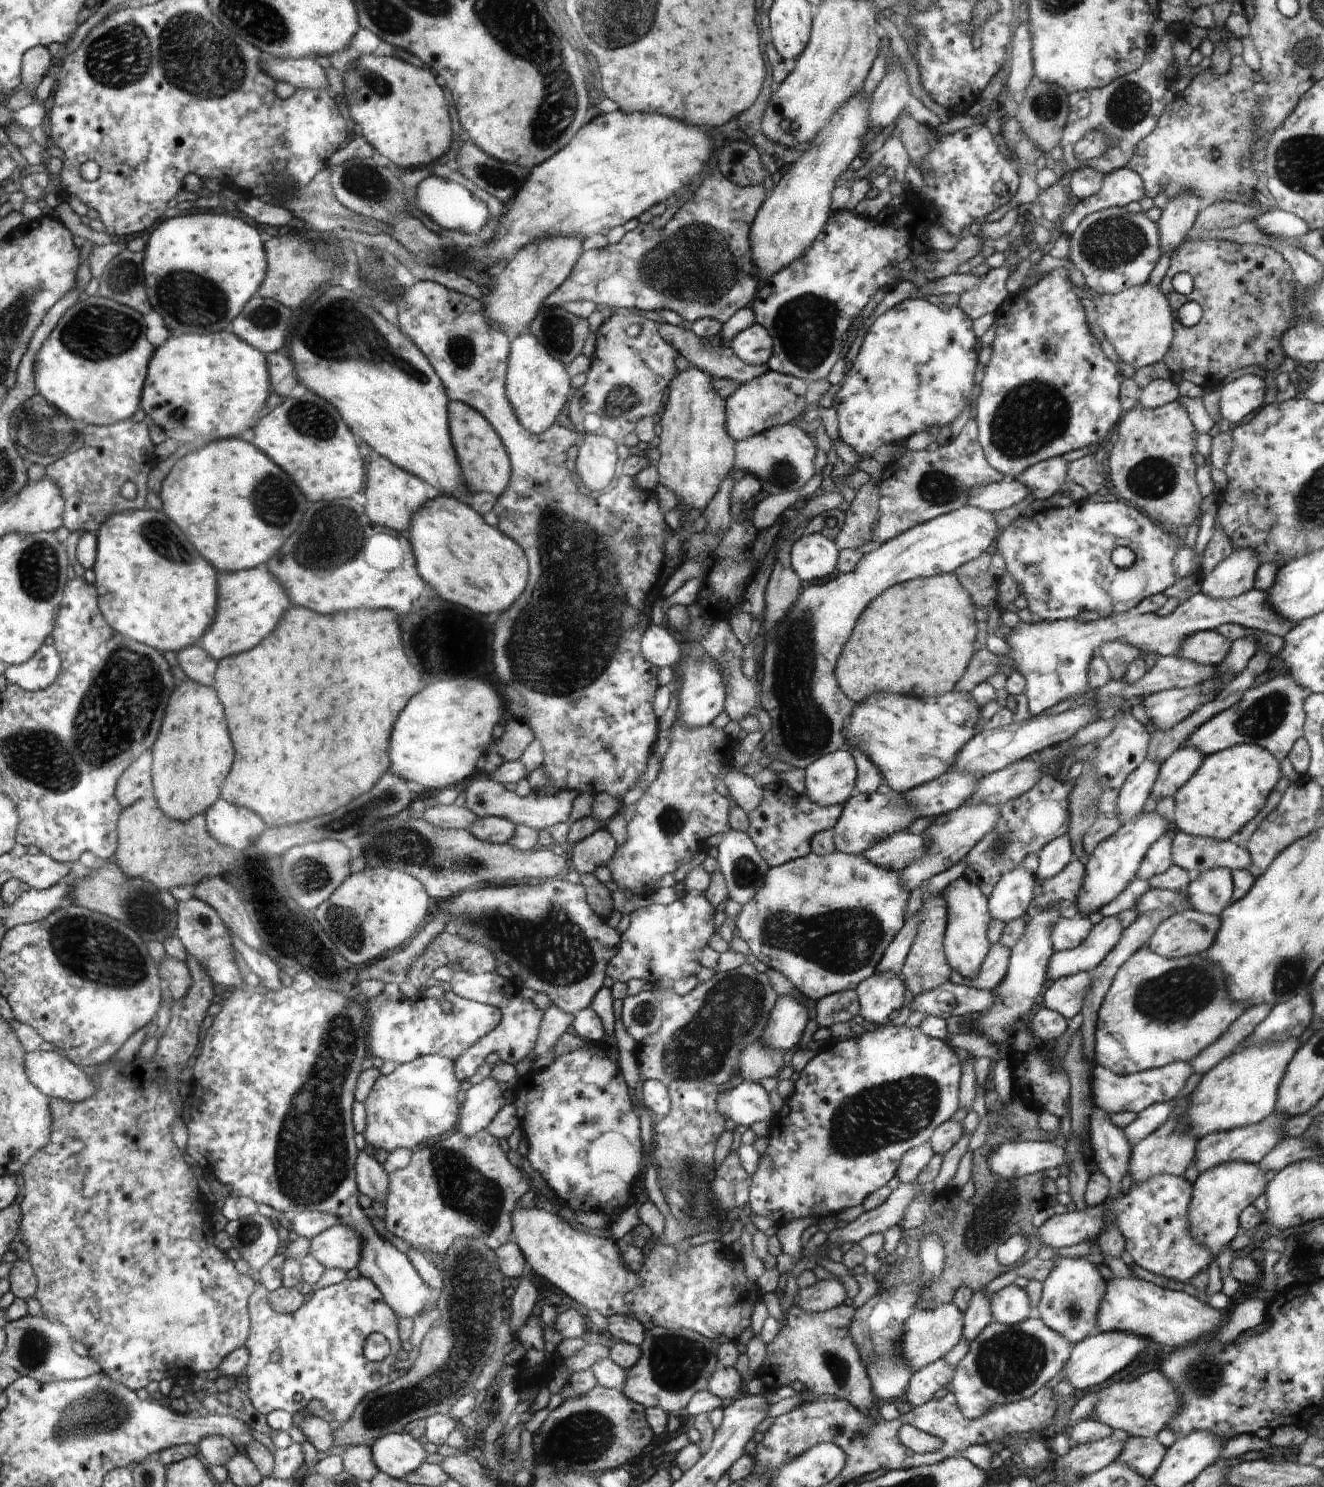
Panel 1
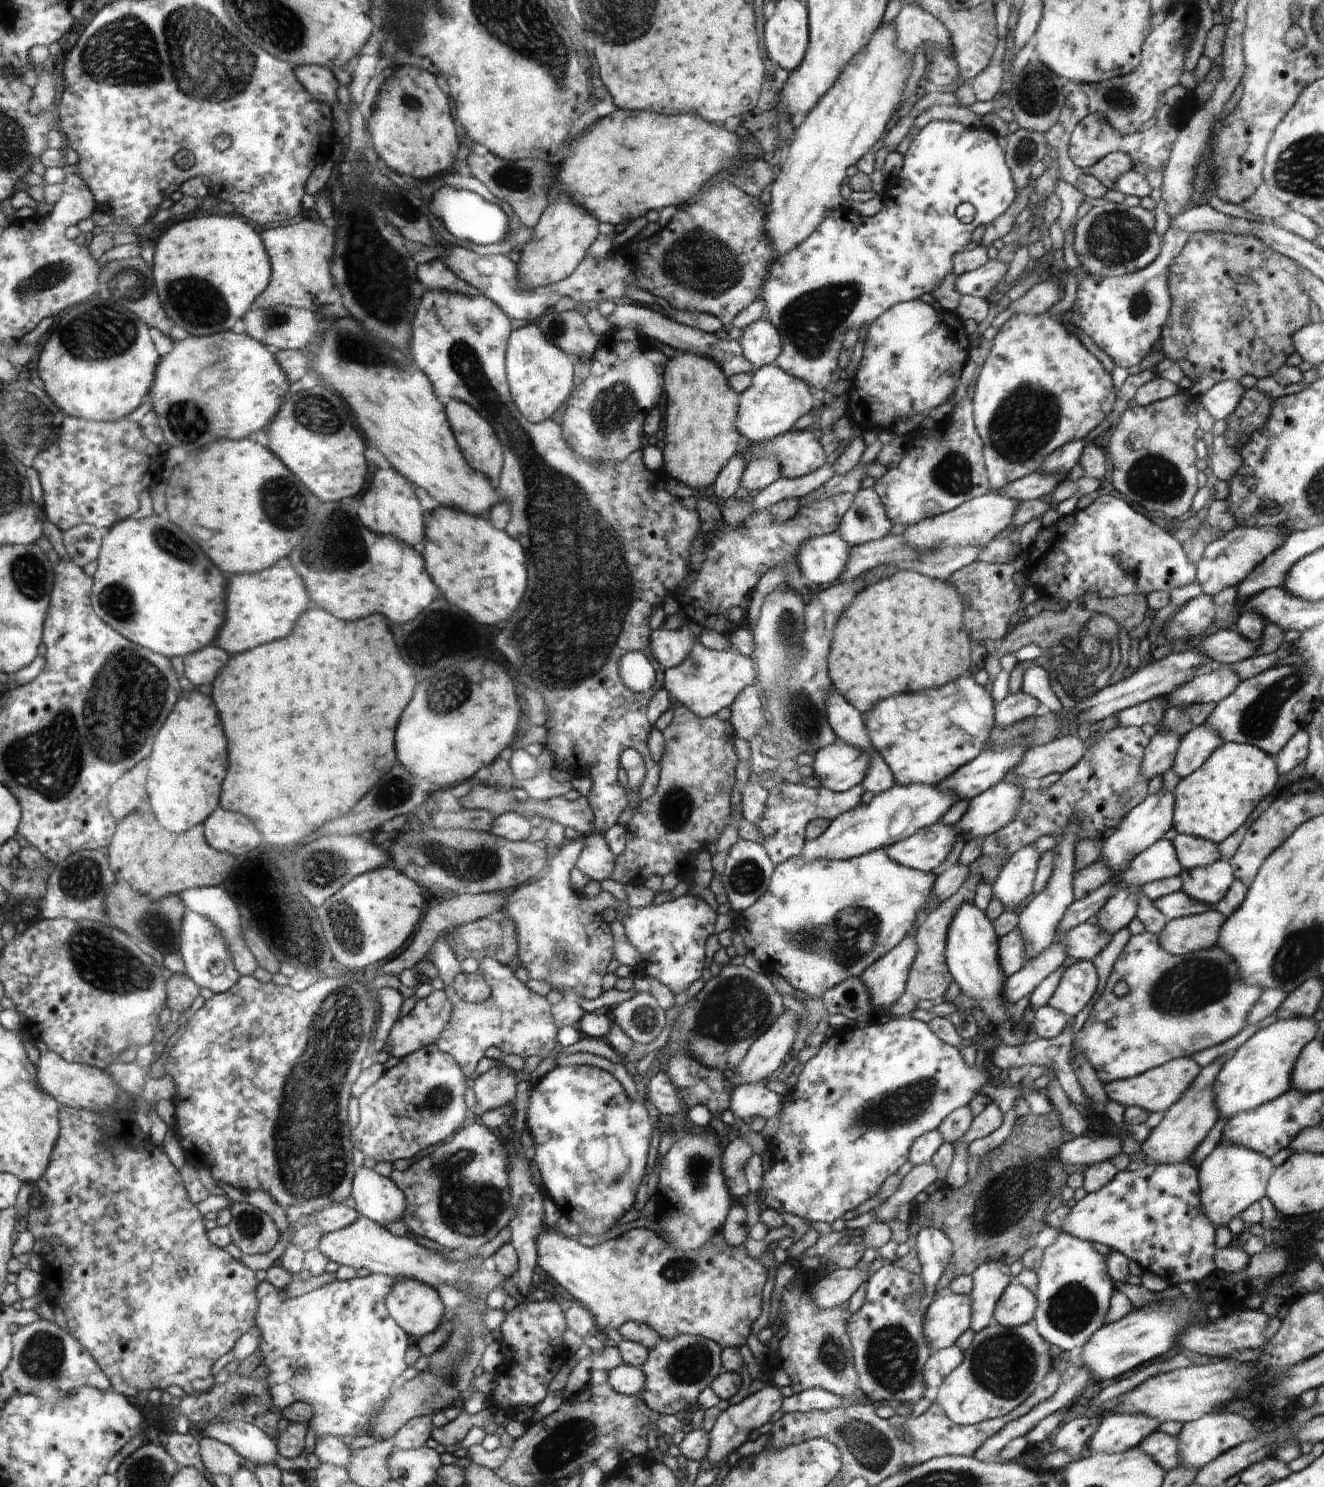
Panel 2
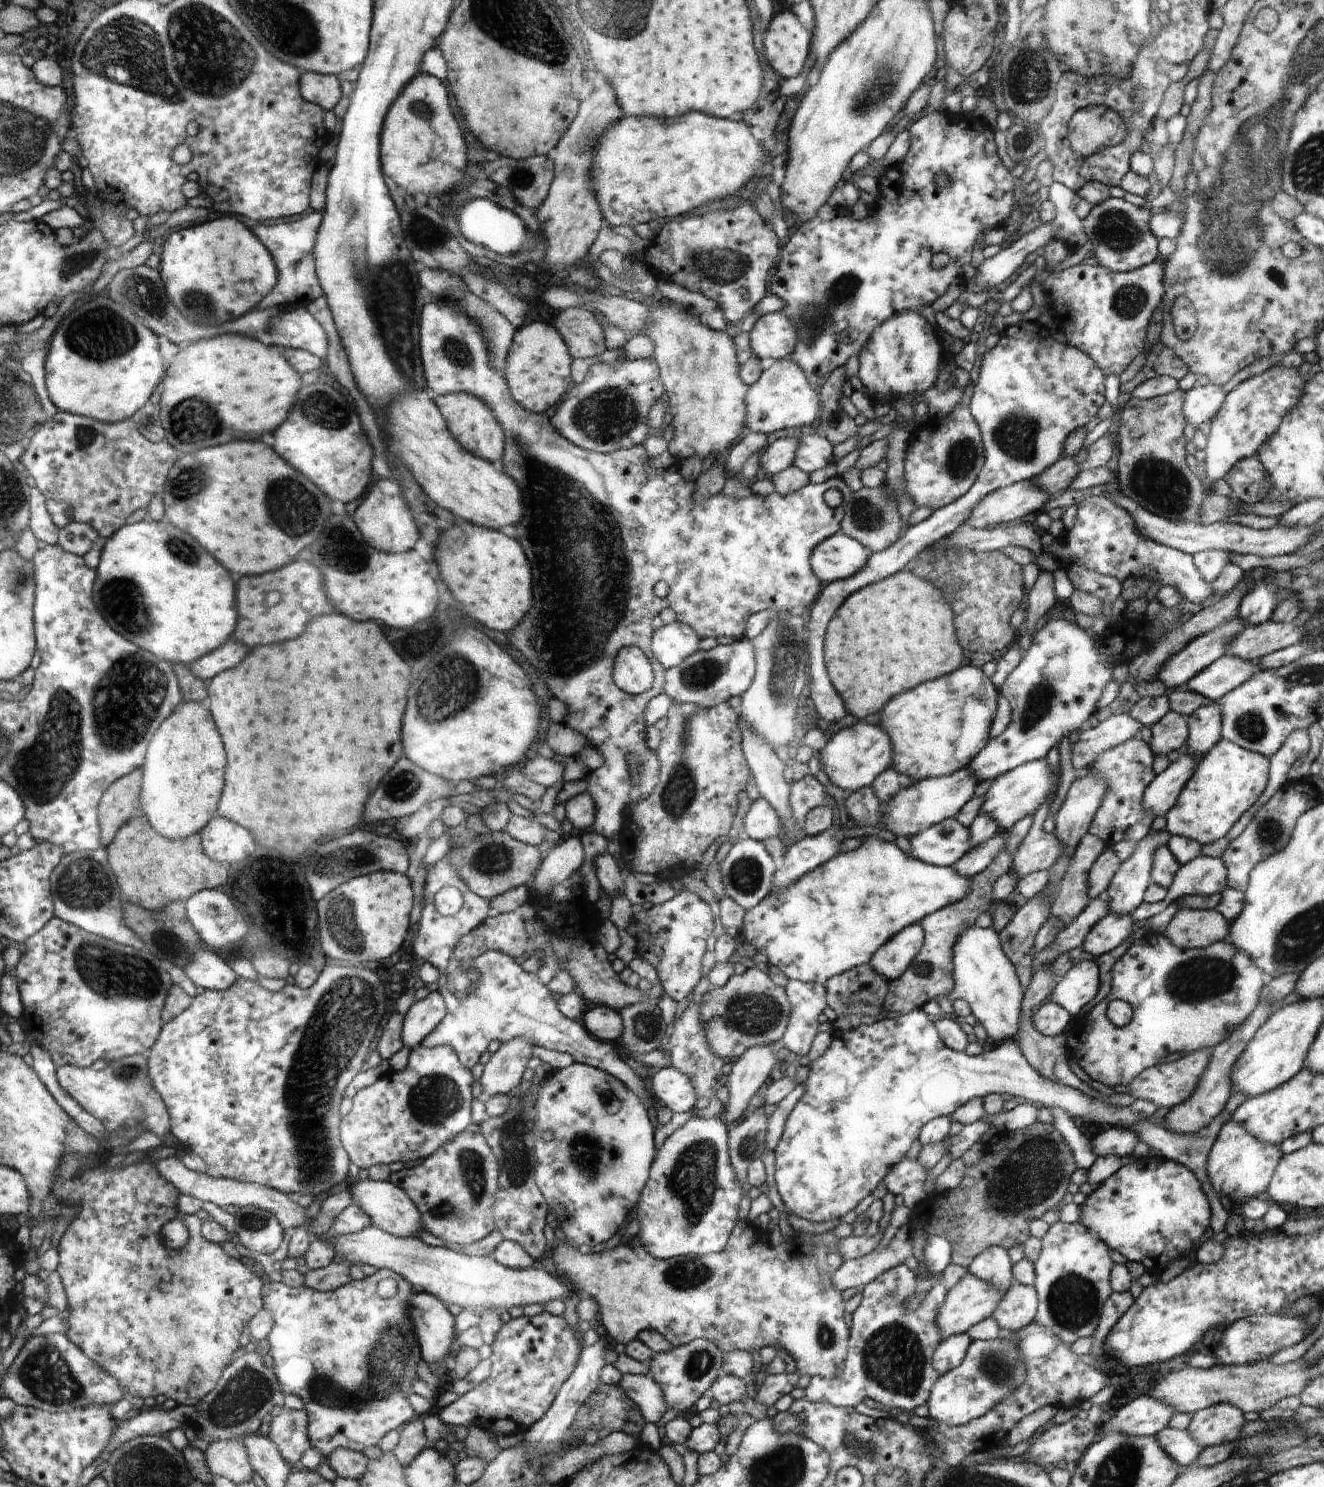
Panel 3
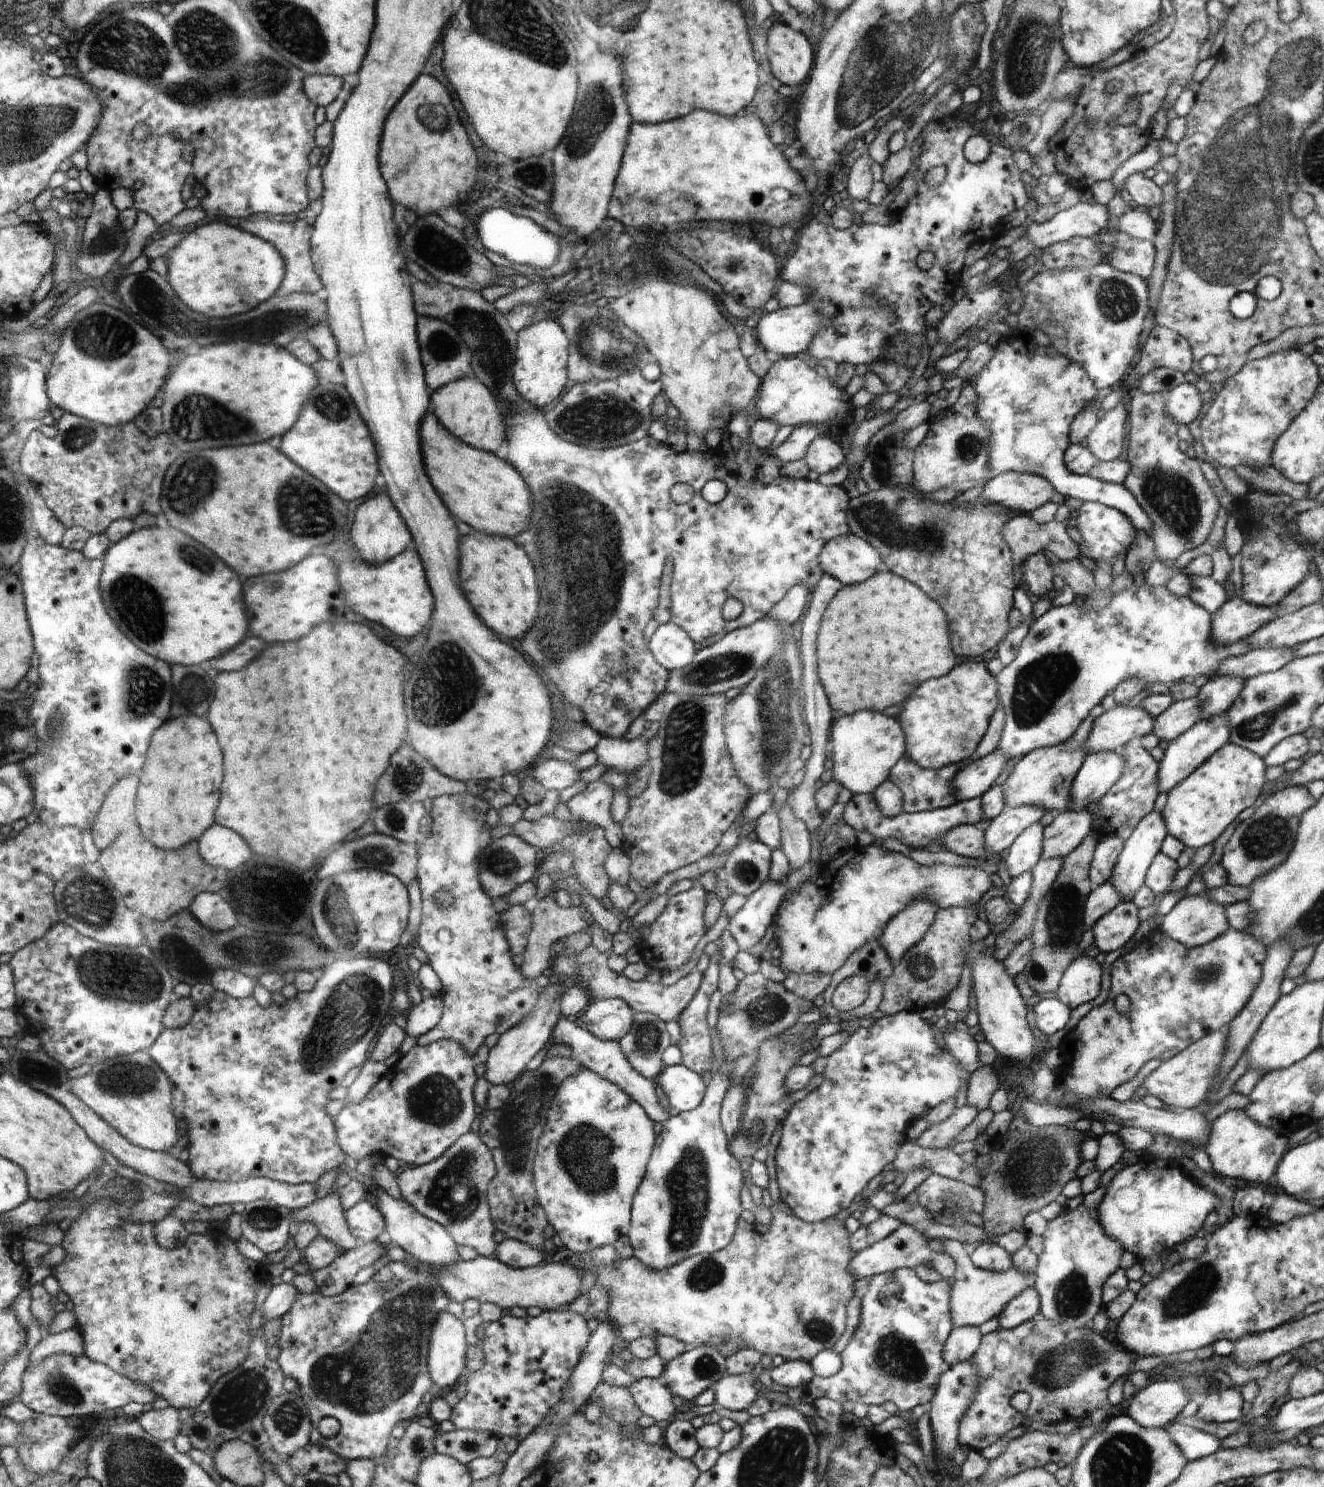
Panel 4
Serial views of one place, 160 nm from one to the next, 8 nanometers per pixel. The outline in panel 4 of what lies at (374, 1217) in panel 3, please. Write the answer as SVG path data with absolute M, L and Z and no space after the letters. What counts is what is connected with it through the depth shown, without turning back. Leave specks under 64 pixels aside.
M380 1186L374 1187L370 1192L366 1192L367 1194L371 1195L371 1202L375 1204L380 1214L383 1215L385 1238L402 1247L420 1263L436 1268L451 1266L451 1264L461 1259L456 1250L457 1244L450 1236L450 1233L441 1224L422 1216L408 1201L388 1195Z

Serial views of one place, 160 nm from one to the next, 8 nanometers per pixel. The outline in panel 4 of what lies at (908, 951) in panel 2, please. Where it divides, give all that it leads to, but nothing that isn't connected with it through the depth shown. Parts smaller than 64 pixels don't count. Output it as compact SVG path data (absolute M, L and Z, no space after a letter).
M919 899L889 922L878 940L894 966L912 945L922 940L937 910L933 902Z

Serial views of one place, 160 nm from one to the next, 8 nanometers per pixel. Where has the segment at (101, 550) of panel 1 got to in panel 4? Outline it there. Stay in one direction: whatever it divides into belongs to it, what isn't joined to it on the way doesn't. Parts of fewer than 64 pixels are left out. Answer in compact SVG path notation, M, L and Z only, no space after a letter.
M174 527L135 529L111 543L104 554L100 590L118 630L136 648L172 664L194 666L216 658L240 644L250 624L238 573Z

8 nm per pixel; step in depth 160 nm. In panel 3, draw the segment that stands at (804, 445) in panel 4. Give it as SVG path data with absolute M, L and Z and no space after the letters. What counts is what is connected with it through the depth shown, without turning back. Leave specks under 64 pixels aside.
M796 435L780 438L767 445L759 454L759 468L768 474L768 478L793 465L799 440L800 438Z

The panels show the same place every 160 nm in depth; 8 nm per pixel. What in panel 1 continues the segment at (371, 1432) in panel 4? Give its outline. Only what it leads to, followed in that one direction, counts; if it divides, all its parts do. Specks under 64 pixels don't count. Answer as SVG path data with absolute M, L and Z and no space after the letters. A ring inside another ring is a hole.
M362 1276L346 1278L338 1284L314 1290L312 1300L303 1303L294 1314L277 1313L270 1306L266 1295L266 1287L262 1284L256 1285L249 1303L252 1326L245 1345L249 1352L245 1370L248 1377L247 1397L259 1413L267 1415L272 1410L286 1410L294 1414L304 1409L312 1400L320 1400L328 1411L328 1419L332 1418L341 1423L351 1417L355 1406L368 1393L382 1388L390 1380L392 1364L396 1362L400 1350L399 1318L371 1279ZM372 1332L383 1334L391 1346L390 1354L382 1361L376 1361L374 1366L370 1366L370 1360L364 1360L364 1342ZM274 1350L280 1354L276 1362L270 1360Z

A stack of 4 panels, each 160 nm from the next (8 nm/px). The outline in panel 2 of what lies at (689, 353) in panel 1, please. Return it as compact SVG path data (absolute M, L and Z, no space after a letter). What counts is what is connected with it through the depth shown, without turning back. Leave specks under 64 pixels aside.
M635 302L616 306L607 320L614 330L623 331L623 328L634 327L638 332L654 342L668 344L676 351L702 355L714 361L729 379L735 374L755 372L752 363L748 362L747 358L744 358L743 347L740 346L737 340L722 340L717 338L715 334L705 333L703 330L676 322L671 316L663 316L660 312L646 307L646 304Z

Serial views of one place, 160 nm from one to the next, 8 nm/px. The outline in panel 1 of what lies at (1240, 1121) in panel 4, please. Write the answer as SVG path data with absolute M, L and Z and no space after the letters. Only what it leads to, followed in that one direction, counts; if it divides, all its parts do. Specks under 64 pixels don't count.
M1230 1161L1198 1175L1193 1183L1187 1214L1193 1239L1214 1256L1228 1247L1240 1232L1240 1213L1267 1189L1265 1174L1266 1171L1260 1169L1257 1164Z

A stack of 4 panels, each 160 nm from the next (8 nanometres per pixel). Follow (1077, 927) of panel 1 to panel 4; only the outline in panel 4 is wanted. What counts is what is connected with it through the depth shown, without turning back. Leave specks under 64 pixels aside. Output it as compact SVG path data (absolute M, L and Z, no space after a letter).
M1122 900L1093 926L1093 951L1121 950L1133 938L1140 926L1139 908L1131 900Z

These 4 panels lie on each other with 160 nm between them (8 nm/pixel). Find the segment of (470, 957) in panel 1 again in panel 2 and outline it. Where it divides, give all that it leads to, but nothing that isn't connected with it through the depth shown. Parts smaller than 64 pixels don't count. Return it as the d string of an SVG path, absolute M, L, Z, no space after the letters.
M491 917L478 919L478 922L472 922L468 926L457 927L447 936L447 942L451 949L455 951L455 957L460 961L465 958L475 958L483 963L486 958L493 959L503 965L517 956L516 929L514 923L510 920L504 920L500 917Z

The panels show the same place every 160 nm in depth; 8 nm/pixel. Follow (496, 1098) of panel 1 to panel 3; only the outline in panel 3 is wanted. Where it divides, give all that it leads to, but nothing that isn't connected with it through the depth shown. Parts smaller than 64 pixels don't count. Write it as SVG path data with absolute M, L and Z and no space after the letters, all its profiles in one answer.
M521 1038L502 1043L500 1049L491 1054L490 1060L484 1065L479 1080L483 1088L479 1100L485 1103L491 1096L508 1095L510 1088L518 1086L533 1048L529 1040Z

